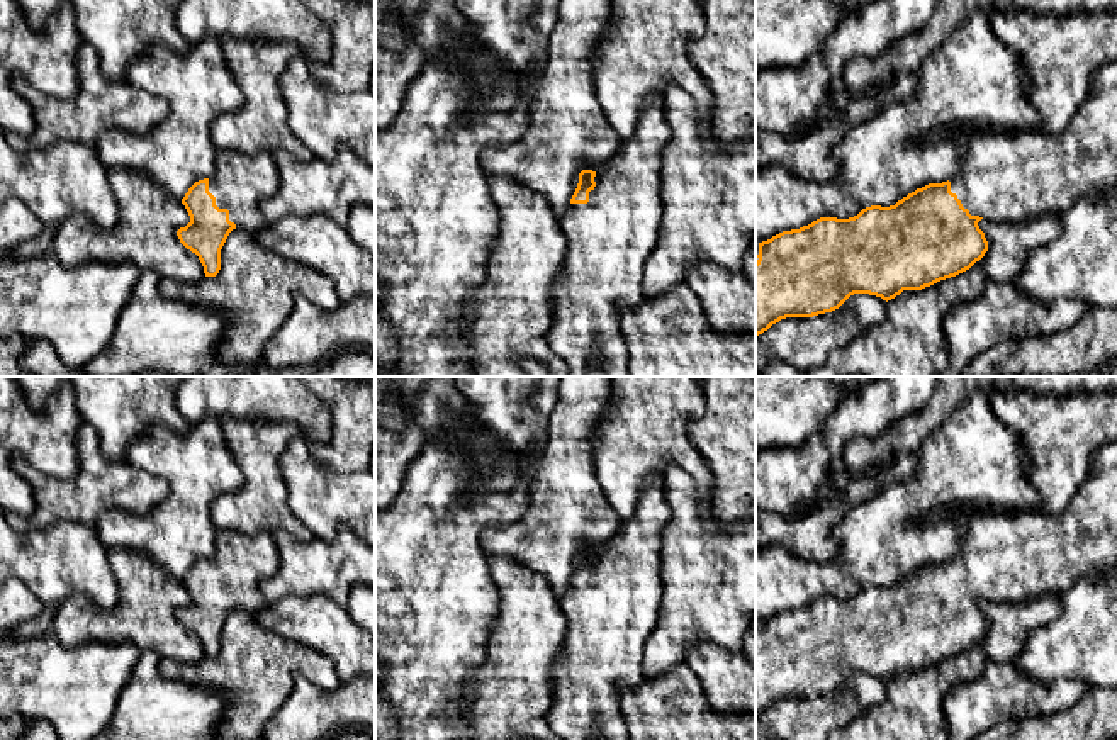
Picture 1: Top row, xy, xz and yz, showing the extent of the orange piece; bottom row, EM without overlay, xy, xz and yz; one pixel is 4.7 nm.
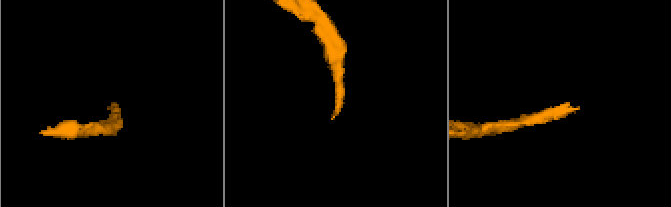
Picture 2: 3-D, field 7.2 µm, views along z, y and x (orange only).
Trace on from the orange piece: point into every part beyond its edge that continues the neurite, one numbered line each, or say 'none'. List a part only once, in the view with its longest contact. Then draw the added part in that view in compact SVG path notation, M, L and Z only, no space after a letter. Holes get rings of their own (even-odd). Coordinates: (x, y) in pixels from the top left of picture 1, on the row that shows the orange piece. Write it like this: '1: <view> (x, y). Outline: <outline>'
1: xy (240, 182). Outline: M217 149L209 192L216 197L219 209L229 210L229 221L238 229L255 233L268 224L260 204L273 197L278 187L280 173L270 151L248 156Z

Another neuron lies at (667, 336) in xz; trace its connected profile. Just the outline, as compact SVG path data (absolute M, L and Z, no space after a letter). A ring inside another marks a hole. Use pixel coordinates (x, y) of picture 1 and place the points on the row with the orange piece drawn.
M688 283L623 307L620 326L628 346L630 377L755 377L755 336L715 331Z

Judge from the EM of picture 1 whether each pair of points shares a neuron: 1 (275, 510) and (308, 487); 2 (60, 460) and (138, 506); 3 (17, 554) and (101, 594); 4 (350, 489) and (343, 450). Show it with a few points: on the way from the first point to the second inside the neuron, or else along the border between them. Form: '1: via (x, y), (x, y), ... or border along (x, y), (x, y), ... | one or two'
1: border along (277, 462), (287, 489), (287, 506), (311, 533) | two
2: border along (77, 430), (77, 472), (55, 479), (36, 470) | two
3: via (38, 559), (68, 562), (80, 574) | one
4: border along (311, 454), (328, 470), (357, 472) | two

